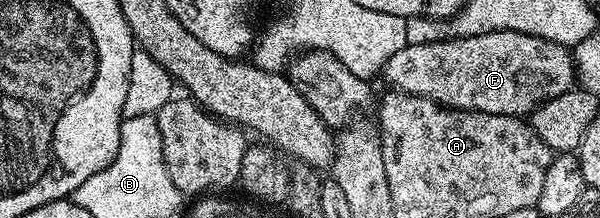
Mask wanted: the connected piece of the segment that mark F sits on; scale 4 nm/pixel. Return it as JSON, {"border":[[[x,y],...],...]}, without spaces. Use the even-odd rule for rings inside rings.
{"border":[[[508,29],[448,41],[408,44],[389,59],[382,76],[387,77],[392,90],[433,99],[448,109],[472,109],[521,118],[531,114],[542,101],[565,95],[577,81],[573,53],[568,46]]]}

